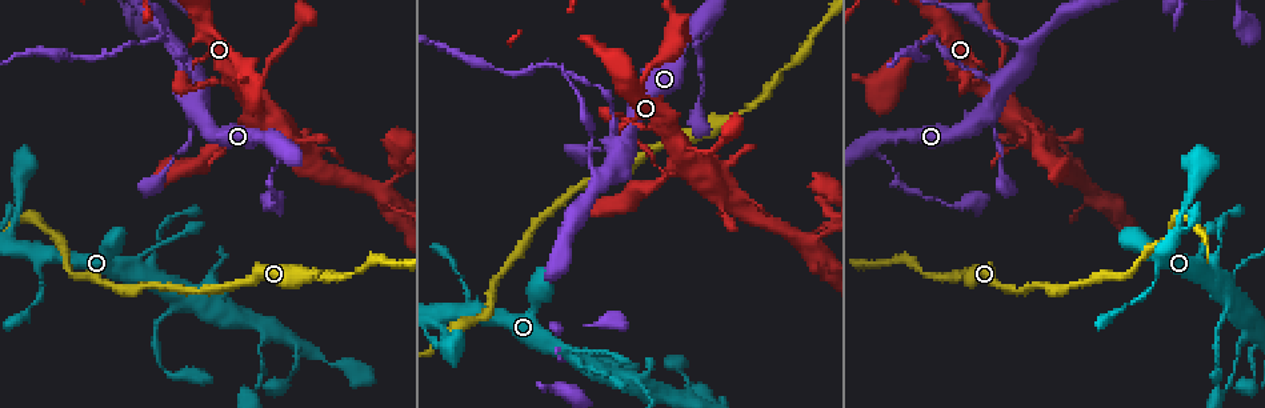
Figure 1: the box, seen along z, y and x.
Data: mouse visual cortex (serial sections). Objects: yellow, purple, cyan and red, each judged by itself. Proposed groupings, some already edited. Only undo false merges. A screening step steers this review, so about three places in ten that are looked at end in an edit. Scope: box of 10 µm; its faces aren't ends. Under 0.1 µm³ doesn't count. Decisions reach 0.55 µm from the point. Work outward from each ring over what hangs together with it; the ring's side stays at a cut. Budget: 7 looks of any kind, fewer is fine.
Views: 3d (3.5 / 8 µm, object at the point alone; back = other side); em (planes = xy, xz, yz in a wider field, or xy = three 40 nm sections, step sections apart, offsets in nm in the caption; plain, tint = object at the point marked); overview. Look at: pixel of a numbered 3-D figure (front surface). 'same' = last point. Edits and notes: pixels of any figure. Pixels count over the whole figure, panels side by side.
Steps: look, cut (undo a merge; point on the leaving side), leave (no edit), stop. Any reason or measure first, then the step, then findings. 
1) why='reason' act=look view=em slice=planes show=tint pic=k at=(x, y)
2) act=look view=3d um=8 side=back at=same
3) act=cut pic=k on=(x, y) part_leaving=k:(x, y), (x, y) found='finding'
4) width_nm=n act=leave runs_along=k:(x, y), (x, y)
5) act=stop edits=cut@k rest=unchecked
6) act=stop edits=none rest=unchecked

why='four arms meet' act=look view=3d um=3.5 pic=1 at=(440, 315)

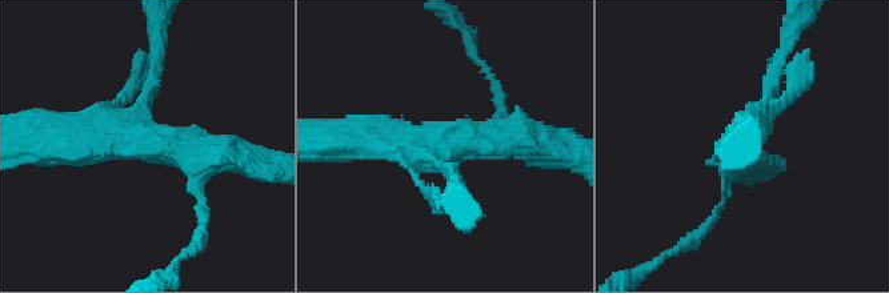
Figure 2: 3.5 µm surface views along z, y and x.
arms=4 arm_widths_nm=150,150,300,400 why='shape alone is not enough' act=look view=em slice=planes show=tint pic=2 at=(450, 143)

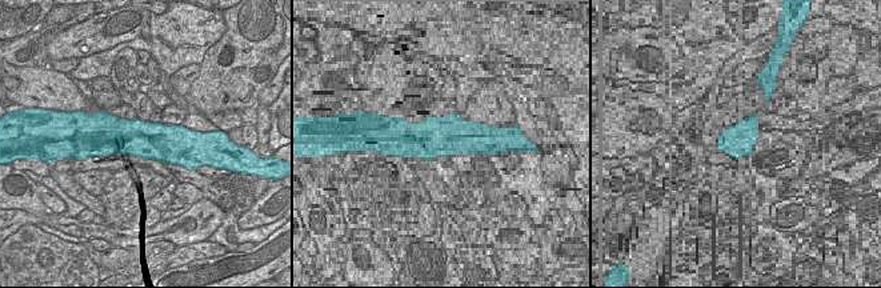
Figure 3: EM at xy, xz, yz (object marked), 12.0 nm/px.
act=leave runs_along=2:(236, 159), (135, 131), (155, 72) found='one cell here'

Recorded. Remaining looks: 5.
why='abrupt turn' act=look view=3d um=3.5 pic=1 at=(616, 147)

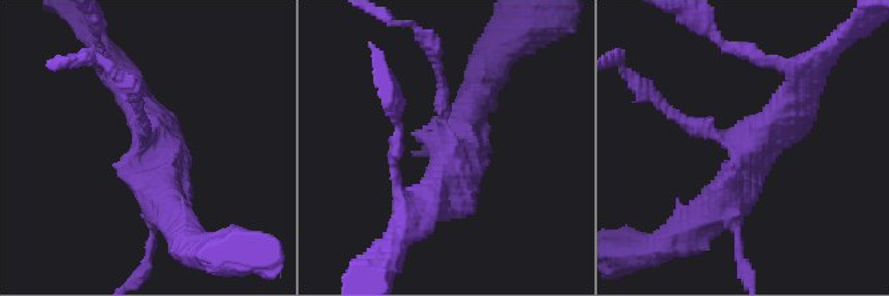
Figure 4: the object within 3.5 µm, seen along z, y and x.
arms=3 arm_widths_nm=150,400,450 why='shape alone is not enough' act=look view=em slice=xy step=1 show=tint pic=4 at=(453, 150)

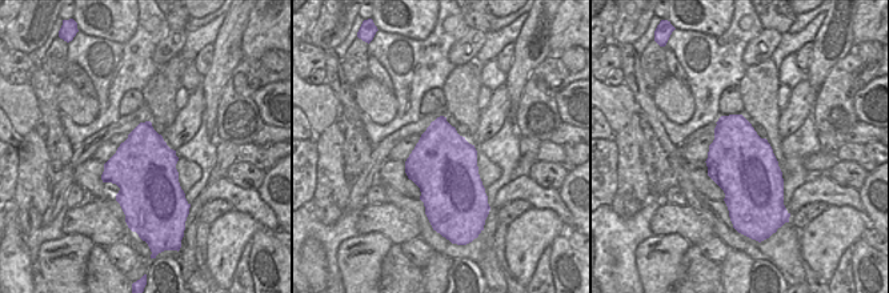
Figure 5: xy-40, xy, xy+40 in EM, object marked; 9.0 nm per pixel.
act=cut pic=4 on=(676, 116) found='a second cell is stuck on'

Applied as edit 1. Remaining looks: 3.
why='two arms in line, one across' act=look view=3d um=8 pic=1 at=(284, 152)

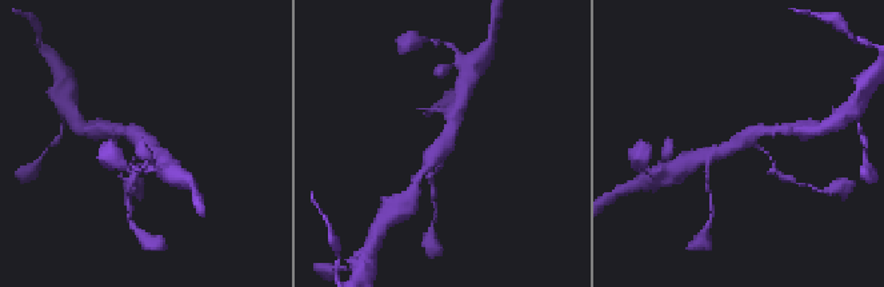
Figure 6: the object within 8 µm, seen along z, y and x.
act=look view=3d um=3.5 side=back at=same

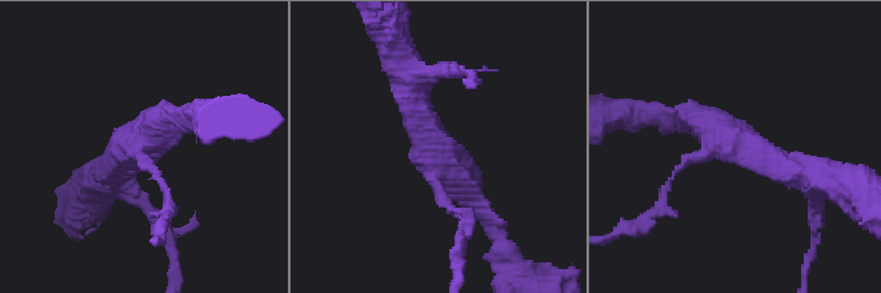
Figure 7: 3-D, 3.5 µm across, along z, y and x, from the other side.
arms=3 arm_widths_nm=100,200,350 why='now the EM' act=look view=em slice=xy step=1 show=tint pic=7 at=(135, 152)

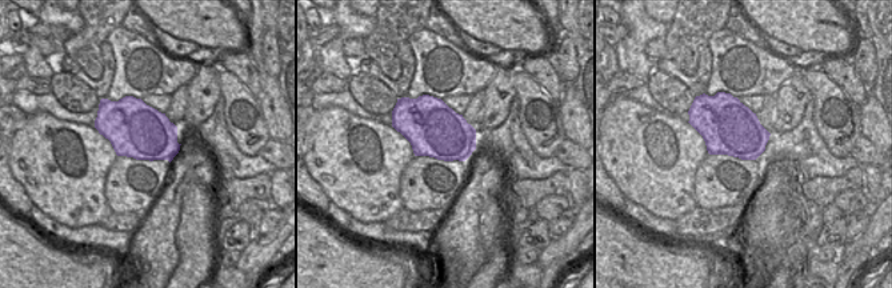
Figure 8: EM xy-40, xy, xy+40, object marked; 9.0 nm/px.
width_nm=480 act=leave runs_along=7:(189, 120), (136, 145), (168, 207) found='all the same cell'

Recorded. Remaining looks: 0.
act=stop edits=cut@4 rest=unchecked

